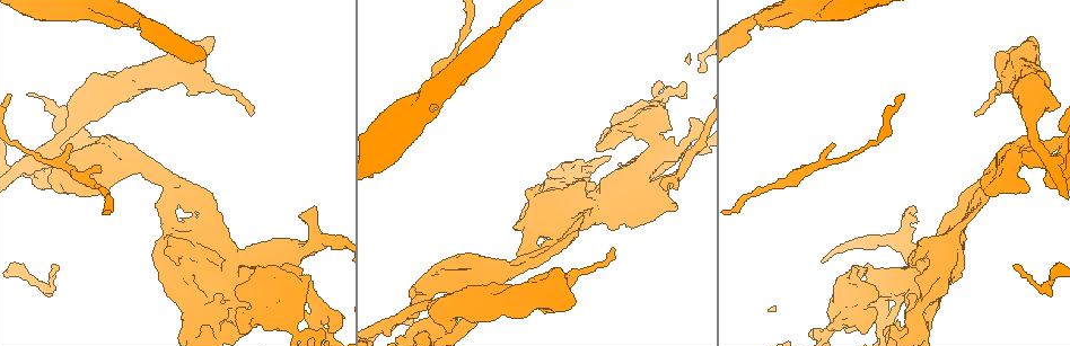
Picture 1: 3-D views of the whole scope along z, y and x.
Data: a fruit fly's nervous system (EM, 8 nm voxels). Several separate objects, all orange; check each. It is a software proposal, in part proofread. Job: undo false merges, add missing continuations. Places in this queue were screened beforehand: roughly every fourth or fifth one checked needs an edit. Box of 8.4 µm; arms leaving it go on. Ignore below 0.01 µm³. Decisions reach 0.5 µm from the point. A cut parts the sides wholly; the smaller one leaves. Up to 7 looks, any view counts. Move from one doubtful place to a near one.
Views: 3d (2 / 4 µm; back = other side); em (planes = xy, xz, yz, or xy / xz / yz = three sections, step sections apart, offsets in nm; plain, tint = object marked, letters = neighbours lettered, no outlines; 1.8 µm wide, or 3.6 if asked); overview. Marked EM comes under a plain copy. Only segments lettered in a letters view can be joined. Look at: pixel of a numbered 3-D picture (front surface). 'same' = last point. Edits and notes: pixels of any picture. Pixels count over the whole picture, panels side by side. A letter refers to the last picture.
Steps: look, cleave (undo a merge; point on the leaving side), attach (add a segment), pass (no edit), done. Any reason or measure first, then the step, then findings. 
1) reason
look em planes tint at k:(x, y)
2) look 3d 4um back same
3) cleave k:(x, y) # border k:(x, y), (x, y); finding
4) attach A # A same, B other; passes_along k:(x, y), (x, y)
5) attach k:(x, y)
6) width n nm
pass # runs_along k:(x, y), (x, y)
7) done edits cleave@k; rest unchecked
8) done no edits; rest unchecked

look em planes letters at 1:(575, 302)

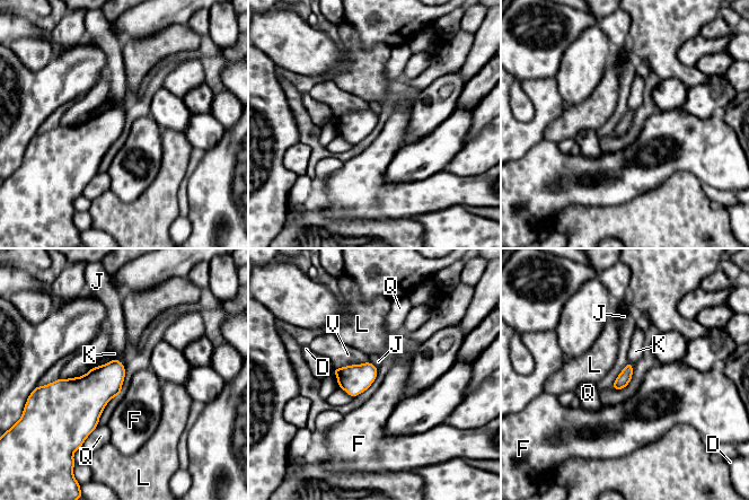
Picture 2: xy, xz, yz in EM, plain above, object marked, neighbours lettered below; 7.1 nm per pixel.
longest_contact V 260 nm
pass # D other, F other, J other, K other, L other, Q other, V other; none of them fits

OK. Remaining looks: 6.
abrupt turn
look em 3.6um yz step 4 tint at 1:(561, 217)

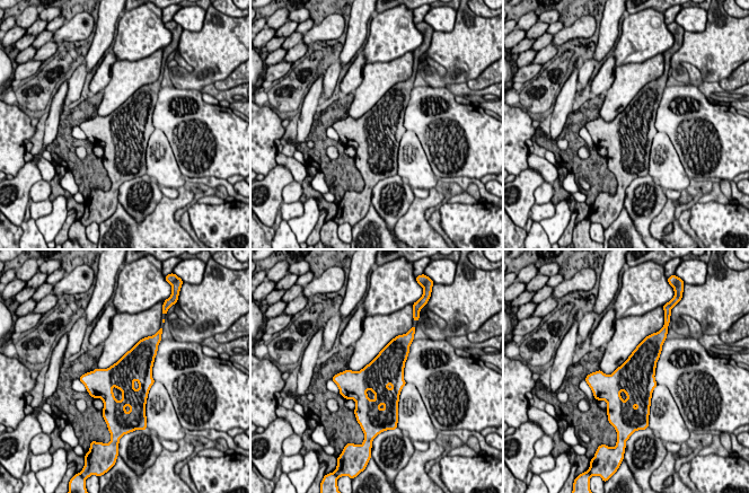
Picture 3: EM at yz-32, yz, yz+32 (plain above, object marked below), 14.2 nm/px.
look em 3.6um planes letters same

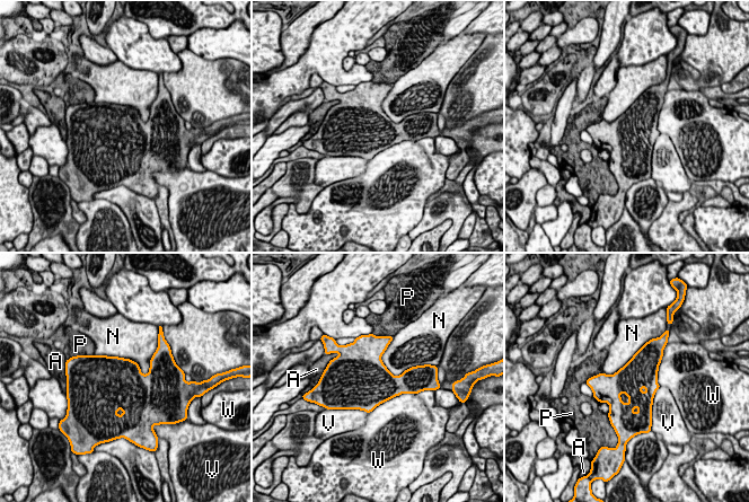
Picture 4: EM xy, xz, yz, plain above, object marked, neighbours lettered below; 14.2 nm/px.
pass # A other, N other, P other, V other, W other; border 4:(153, 352), (146, 373), (95, 354); one neuron here

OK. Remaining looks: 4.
sudden change in width
look em xy step 16 tint at 1:(142, 21)

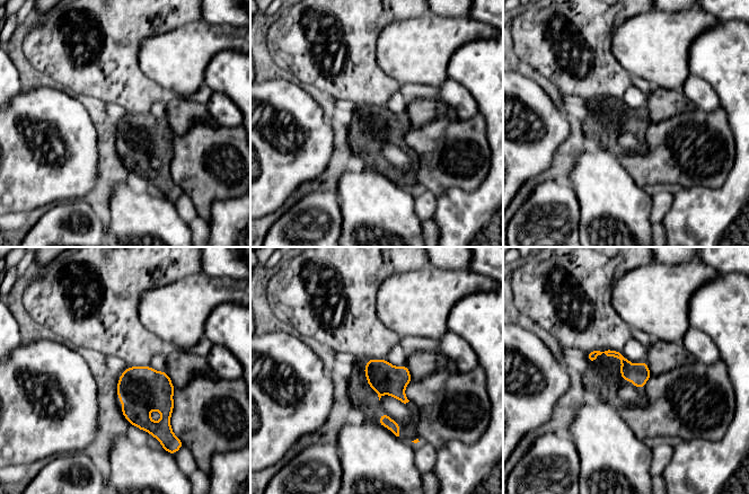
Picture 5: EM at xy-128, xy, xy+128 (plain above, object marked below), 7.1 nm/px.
look em planes letters same

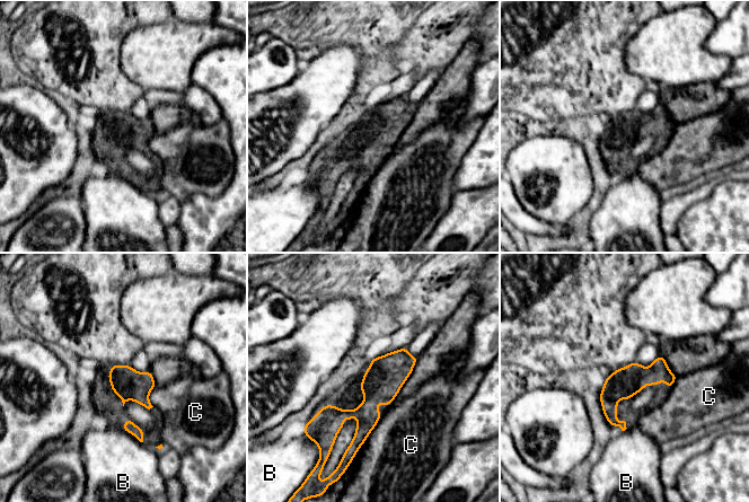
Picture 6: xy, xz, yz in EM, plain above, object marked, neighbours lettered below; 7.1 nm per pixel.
pass # B other, C other; runs_along 6:(404, 351), (372, 396), (357, 445); one neuron here

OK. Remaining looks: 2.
done no edits; rest unchecked

